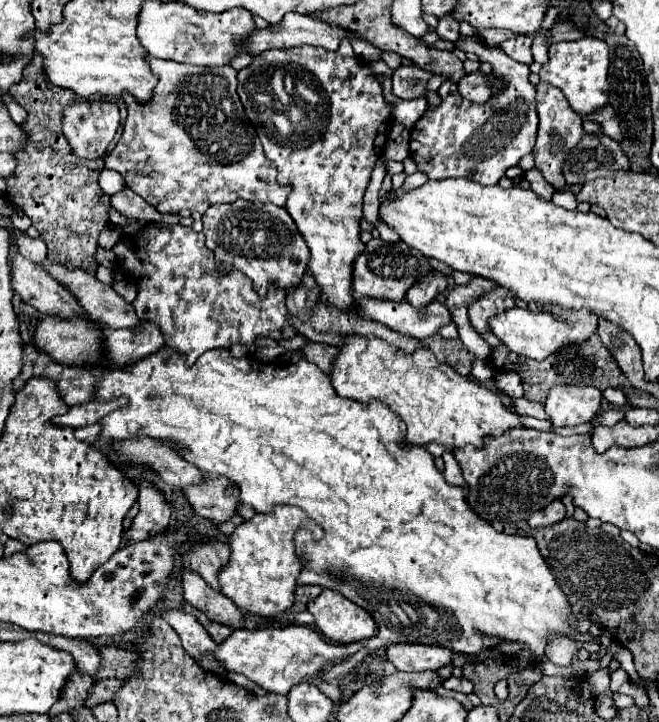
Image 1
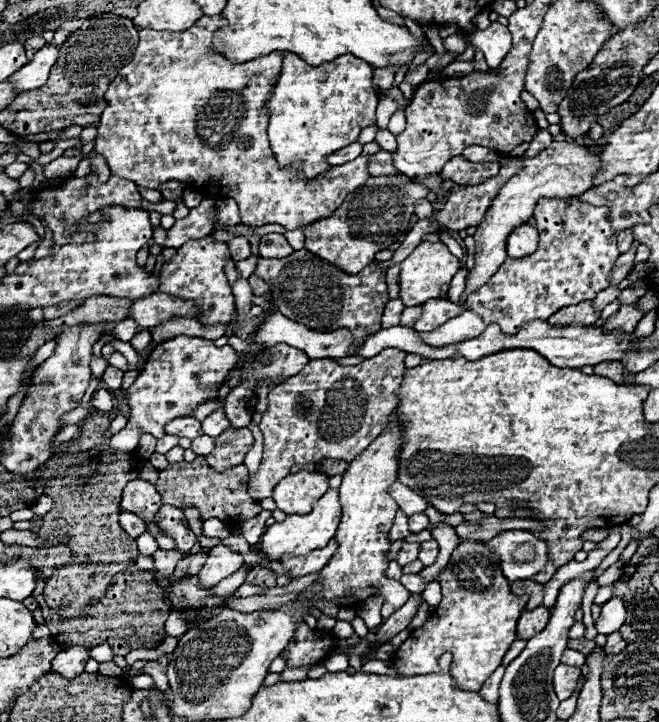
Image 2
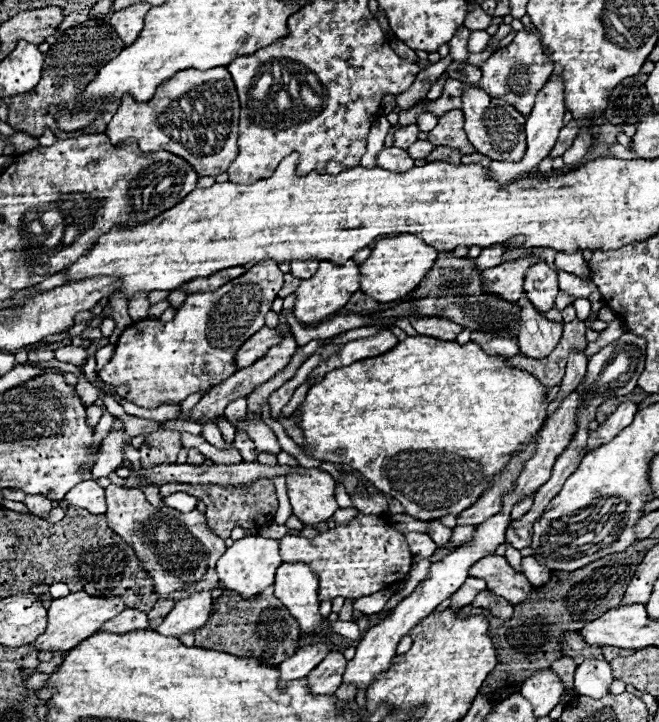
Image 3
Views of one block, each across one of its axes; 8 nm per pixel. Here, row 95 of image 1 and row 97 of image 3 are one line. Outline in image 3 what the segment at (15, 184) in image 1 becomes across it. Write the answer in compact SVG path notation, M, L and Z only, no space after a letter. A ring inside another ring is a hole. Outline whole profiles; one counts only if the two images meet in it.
M86 20L74 28L68 28L58 34L56 42L50 46L44 58L44 70L42 70L42 80L38 82L36 88L32 88L26 94L18 94L10 100L8 104L8 124L18 130L26 132L34 138L42 136L46 130L50 130L56 138L60 138L62 130L58 130L54 122L54 114L64 108L66 104L74 102L76 96L86 88L90 80L98 74L98 70L118 56L118 52L124 48L122 40L114 34L108 22L104 20Z

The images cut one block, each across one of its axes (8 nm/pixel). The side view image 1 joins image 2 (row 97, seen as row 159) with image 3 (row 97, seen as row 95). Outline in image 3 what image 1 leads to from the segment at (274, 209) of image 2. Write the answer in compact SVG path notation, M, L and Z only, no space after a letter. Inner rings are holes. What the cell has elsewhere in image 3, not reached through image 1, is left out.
M224 66L210 70L182 70L162 82L148 102L138 104L132 96L124 96L106 128L106 136L114 146L132 138L142 152L168 150L188 160L200 176L218 176L226 172L230 162L238 156L238 116L240 102L236 86Z

